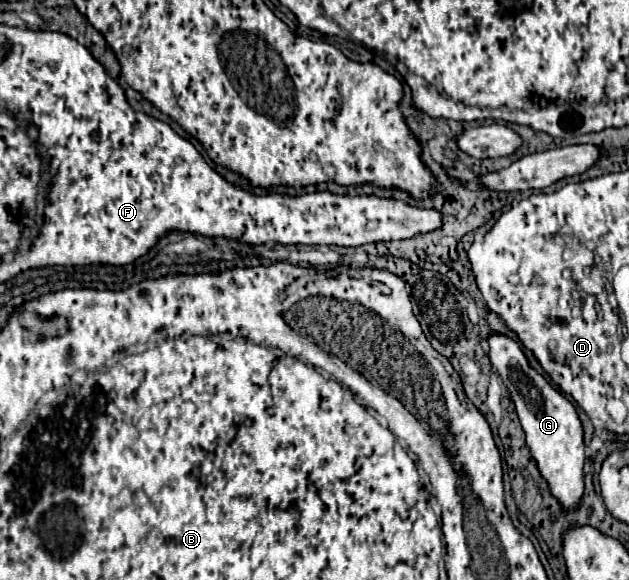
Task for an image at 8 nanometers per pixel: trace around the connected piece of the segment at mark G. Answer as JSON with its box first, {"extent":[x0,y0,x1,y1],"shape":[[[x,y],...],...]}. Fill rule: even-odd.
{"extent":[488,333,586,511],"shape":[[[492,333],[488,345],[490,345],[490,363],[500,373],[504,385],[510,391],[522,429],[526,433],[526,447],[530,449],[530,455],[536,461],[540,475],[546,479],[550,493],[558,499],[562,511],[572,511],[580,507],[584,495],[586,445],[584,445],[582,423],[578,419],[574,405],[528,365],[528,359],[522,353],[518,341],[506,335]]]}

